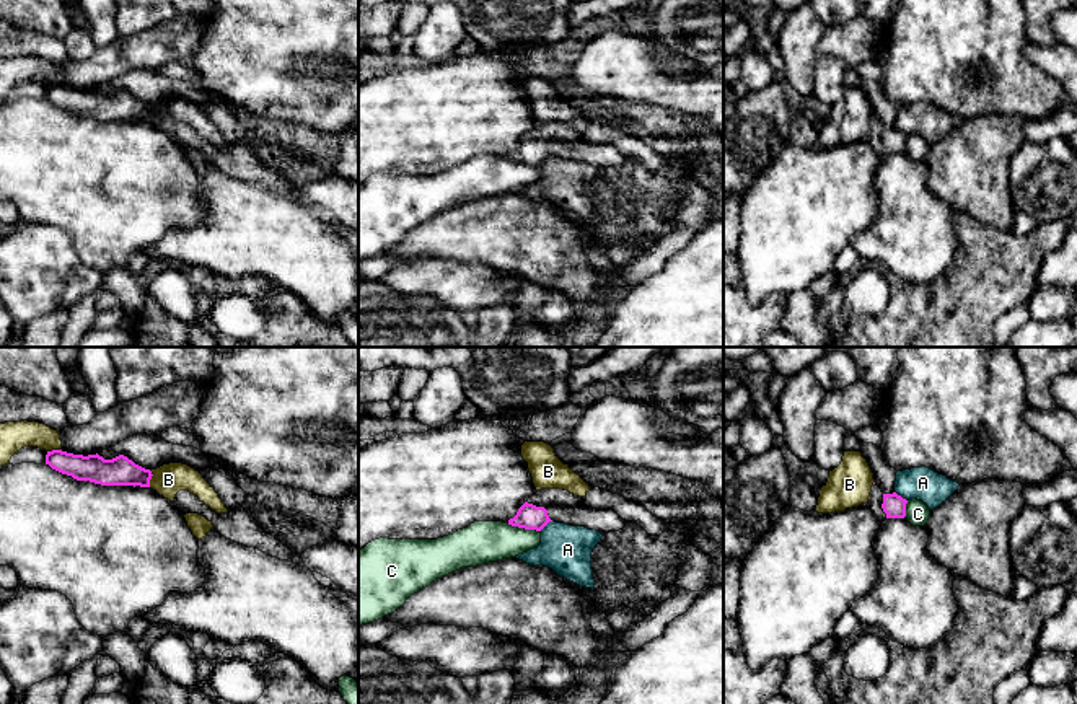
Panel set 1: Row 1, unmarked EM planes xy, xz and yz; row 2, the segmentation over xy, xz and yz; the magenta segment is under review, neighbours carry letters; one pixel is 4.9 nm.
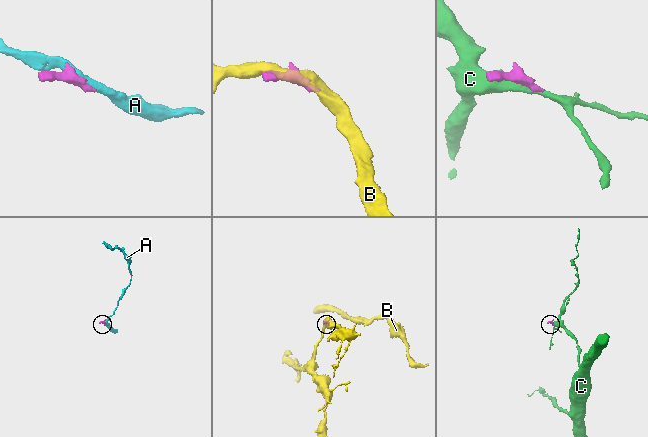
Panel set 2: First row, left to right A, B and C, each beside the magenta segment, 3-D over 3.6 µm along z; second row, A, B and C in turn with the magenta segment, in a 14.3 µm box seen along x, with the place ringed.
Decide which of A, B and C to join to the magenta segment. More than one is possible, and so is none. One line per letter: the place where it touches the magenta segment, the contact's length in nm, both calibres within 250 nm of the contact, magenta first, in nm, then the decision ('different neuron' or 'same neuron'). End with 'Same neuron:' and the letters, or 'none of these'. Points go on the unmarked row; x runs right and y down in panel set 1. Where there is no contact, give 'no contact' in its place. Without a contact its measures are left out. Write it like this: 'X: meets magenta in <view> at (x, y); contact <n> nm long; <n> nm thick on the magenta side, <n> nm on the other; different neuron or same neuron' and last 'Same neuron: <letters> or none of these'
A: meets magenta in xz at (545, 160); contact 90 nm long; 130 nm thick on the magenta side, 240 nm on the other; different neuron
B: meets magenta in xy at (150, 113); contact 90 nm long; 140 nm thick on the magenta side, 160 nm on the other; different neuron
C: meets magenta in xz at (523, 162); contact 170 nm long; 130 nm thick on the magenta side, 200 nm on the other; different neuron
Same neuron: none of these

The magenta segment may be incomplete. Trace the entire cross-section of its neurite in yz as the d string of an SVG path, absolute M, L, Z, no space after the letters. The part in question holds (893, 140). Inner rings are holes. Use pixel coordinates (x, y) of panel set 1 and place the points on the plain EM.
M877 119L872 121L868 139L880 156L885 156L886 153L906 152L908 135L898 130L896 127L883 129Z

